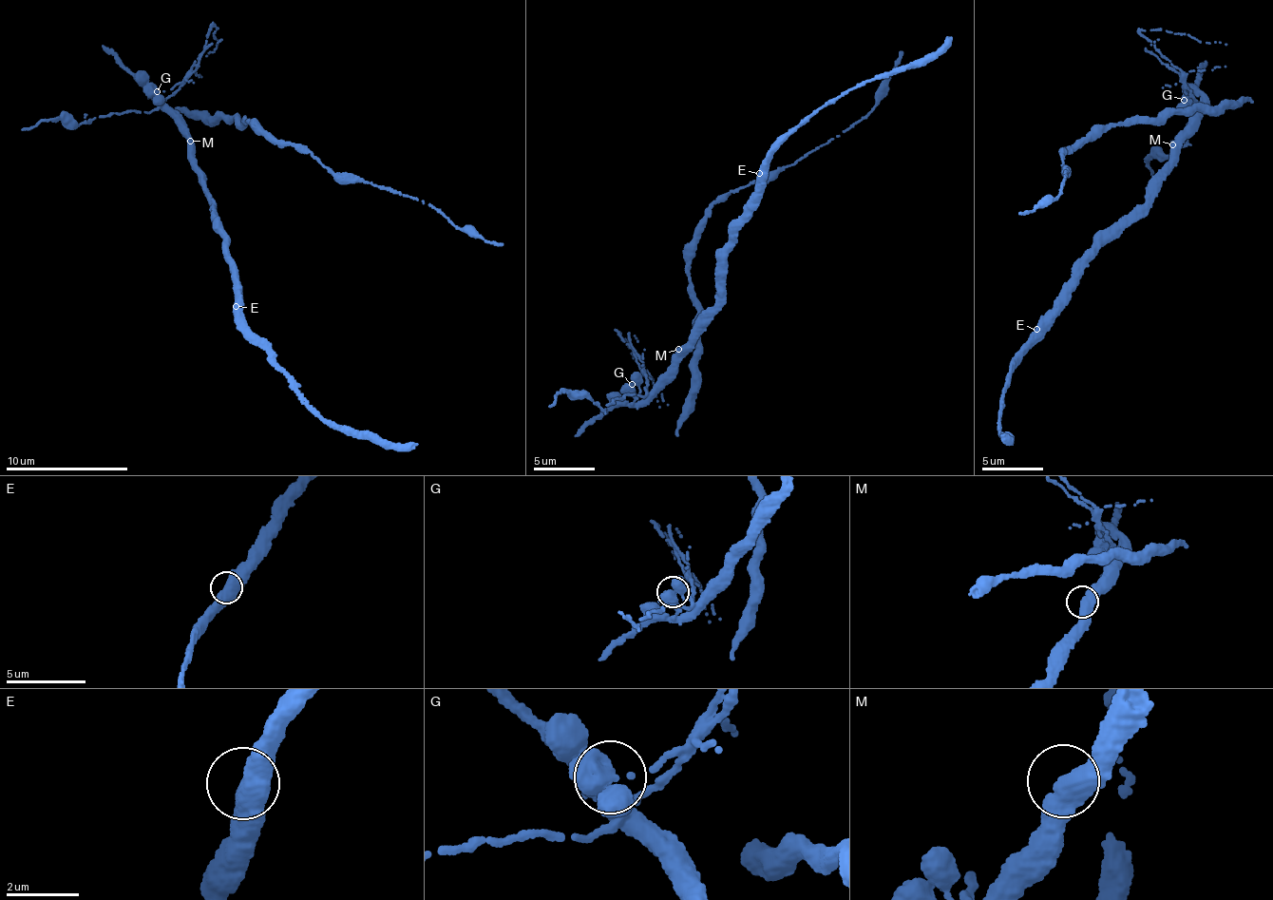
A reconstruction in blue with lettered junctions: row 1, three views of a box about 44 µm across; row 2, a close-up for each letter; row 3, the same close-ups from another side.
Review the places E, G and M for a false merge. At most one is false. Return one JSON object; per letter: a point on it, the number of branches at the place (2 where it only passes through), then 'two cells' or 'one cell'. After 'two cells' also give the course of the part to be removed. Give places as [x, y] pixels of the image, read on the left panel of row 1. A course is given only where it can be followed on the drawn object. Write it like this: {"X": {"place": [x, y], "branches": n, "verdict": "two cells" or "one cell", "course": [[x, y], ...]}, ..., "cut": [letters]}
{"E": {"place": [236, 306], "branches": 2, "verdict": "one cell"}, "G": {"place": [157, 91], "branches": 2, "verdict": "two cells", "course": [[157, 92], [170, 89], [173, 94], [153, 110], [135, 111], [75, 124], [47, 120], [22, 130]]}, "M": {"place": [190, 141], "branches": 2, "verdict": "one cell"}, "cut": ["G"]}

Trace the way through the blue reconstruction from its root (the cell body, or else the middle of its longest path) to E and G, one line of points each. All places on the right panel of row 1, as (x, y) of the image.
E: (1181, 144), (1176, 165), (1161, 181), (1158, 193), (1099, 248), (1077, 285), (1068, 294), (1068, 303), (1036, 329)
G: (1181, 144), (1181, 138), (1188, 130), (1188, 124), (1197, 110), (1183, 101)

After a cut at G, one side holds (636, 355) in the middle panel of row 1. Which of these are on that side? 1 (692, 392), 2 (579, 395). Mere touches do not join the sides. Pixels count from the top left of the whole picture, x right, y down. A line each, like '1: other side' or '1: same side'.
1: other side
2: same side

